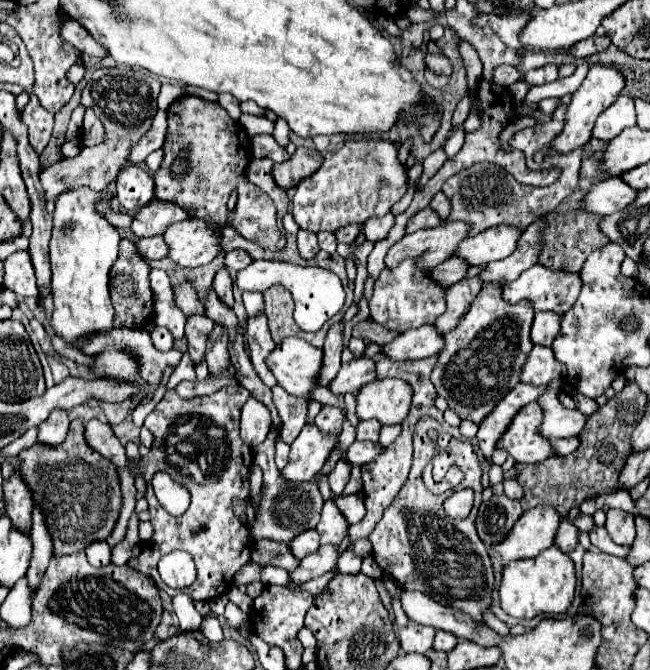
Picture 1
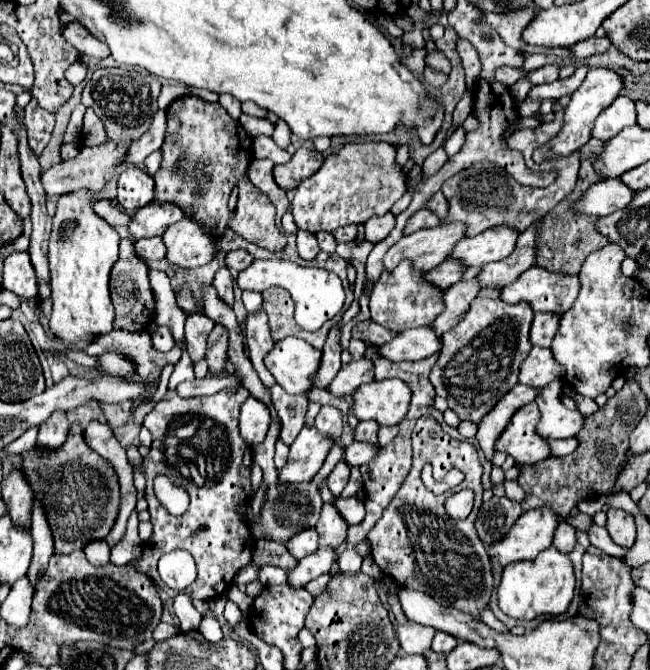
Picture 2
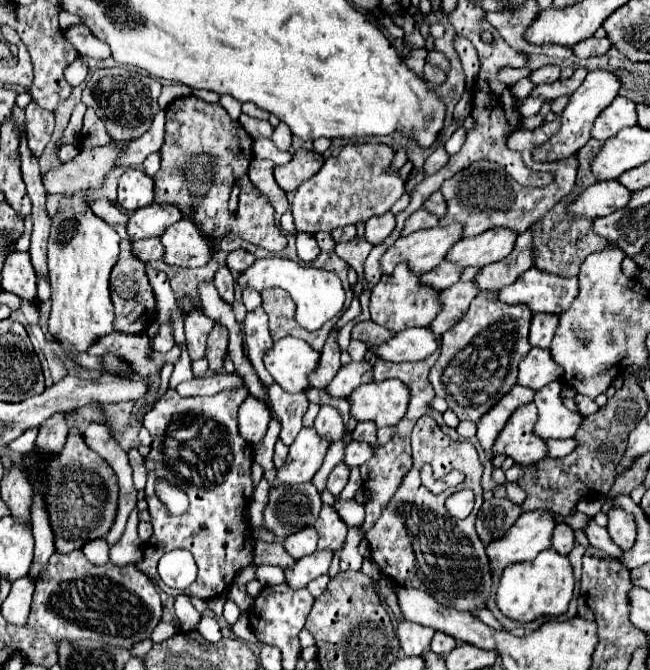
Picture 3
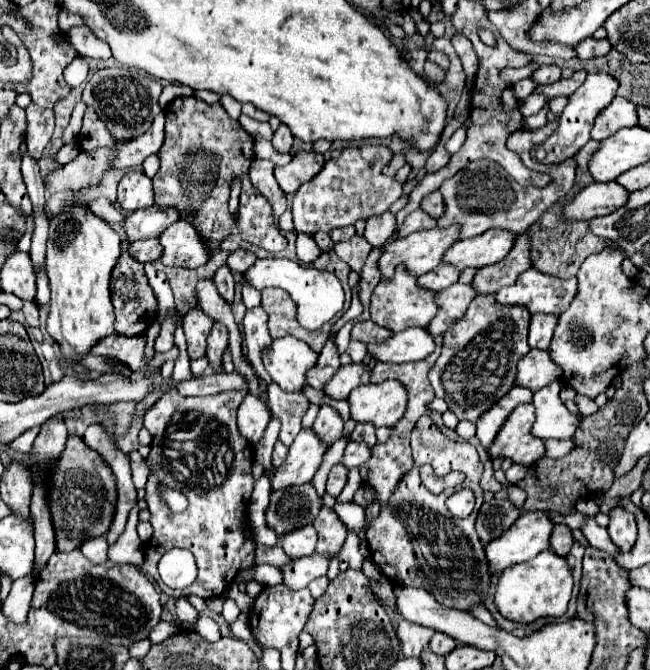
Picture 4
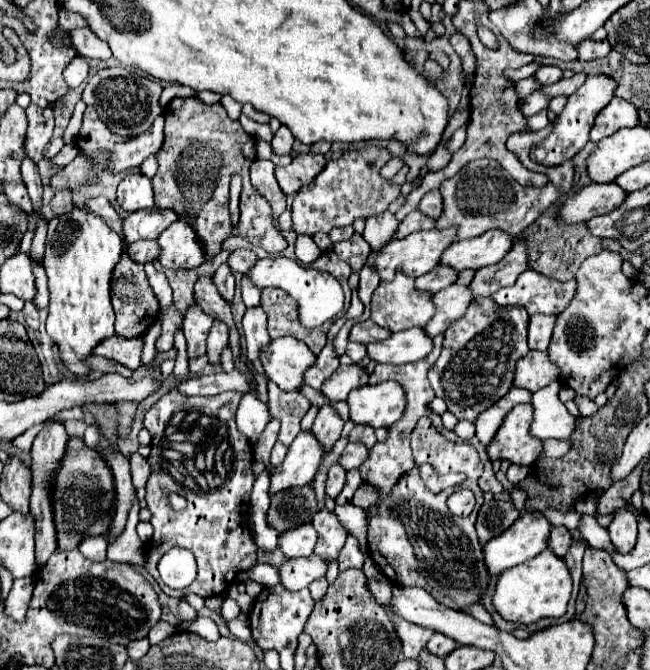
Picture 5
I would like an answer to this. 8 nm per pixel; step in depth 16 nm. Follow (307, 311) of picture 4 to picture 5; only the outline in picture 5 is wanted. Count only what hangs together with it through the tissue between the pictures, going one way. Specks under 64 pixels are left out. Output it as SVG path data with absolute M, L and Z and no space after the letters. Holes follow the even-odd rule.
M270 256L270 258L258 260L256 266L248 272L248 276L258 288L276 286L286 290L298 302L299 320L306 328L320 328L326 320L332 320L342 310L342 304L344 304L342 286L338 284L338 280L334 280L334 276L328 276L326 272L320 272L320 270L298 266L296 260L290 260L286 256Z

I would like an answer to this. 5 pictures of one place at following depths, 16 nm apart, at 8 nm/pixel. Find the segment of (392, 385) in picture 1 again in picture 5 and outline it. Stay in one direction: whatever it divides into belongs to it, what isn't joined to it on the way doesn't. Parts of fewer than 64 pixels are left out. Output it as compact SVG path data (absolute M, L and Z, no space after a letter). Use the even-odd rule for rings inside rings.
M388 380L374 386L360 386L348 398L350 420L354 424L364 424L372 428L388 428L394 424L406 404L406 396L400 384Z

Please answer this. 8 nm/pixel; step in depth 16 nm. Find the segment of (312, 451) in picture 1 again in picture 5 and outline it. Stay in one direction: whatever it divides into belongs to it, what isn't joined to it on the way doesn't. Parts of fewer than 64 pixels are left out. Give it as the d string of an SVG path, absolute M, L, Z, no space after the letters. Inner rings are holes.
M300 432L296 440L290 444L284 464L272 470L268 494L274 496L280 490L310 484L322 462L322 454L324 452L320 444L316 444L316 438L312 436L312 432Z

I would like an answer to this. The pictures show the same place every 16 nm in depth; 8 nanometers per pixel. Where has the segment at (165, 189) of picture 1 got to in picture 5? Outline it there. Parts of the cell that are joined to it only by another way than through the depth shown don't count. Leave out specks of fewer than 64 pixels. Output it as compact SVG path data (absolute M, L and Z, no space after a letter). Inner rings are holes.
M174 98L168 102L164 110L164 144L158 158L158 172L152 178L154 184L154 198L158 210L176 210L178 220L188 220L192 228L196 228L196 236L200 236L200 244L208 252L208 262L222 250L222 242L232 236L232 224L228 216L228 184L234 172L248 176L252 160L256 160L256 140L240 128L238 120L230 120L224 112L222 104L204 104L198 98Z

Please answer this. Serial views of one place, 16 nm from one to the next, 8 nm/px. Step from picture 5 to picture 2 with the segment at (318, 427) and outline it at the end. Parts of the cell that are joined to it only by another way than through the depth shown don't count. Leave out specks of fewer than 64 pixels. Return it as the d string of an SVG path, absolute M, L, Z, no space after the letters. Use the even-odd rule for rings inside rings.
M322 406L322 410L318 412L316 416L316 422L314 422L316 430L332 440L340 440L342 436L342 414L338 408L334 406Z

